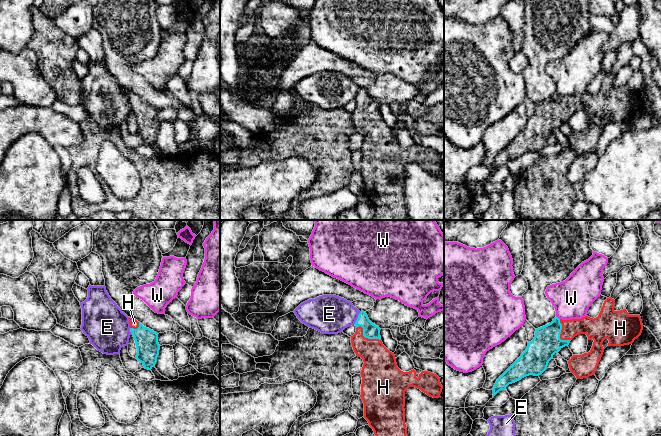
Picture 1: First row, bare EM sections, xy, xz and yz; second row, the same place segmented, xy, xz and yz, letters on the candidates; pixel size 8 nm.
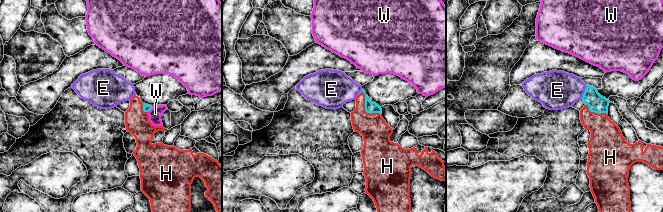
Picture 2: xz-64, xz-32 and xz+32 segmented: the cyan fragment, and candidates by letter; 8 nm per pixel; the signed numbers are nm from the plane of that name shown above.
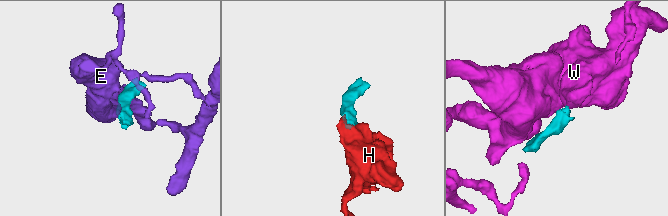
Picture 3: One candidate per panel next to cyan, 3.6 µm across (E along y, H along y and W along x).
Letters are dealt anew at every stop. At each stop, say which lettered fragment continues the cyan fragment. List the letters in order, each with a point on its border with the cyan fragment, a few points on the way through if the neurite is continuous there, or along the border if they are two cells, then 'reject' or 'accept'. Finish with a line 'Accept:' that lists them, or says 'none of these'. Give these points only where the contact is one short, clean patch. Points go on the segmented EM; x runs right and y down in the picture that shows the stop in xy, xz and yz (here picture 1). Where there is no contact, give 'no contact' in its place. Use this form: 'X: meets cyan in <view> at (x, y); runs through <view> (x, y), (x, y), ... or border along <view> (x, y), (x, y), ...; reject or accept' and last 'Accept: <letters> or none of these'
E: meets cyan in xz at (357, 318); reject
H: meets cyan in xz at (365, 337); runs through xz (371, 331), (365, 337), (366, 343), (380, 364); accept
W: meets cyan in yz at (558, 318); border along yz (556, 316), (559, 319); reject
Accept: H

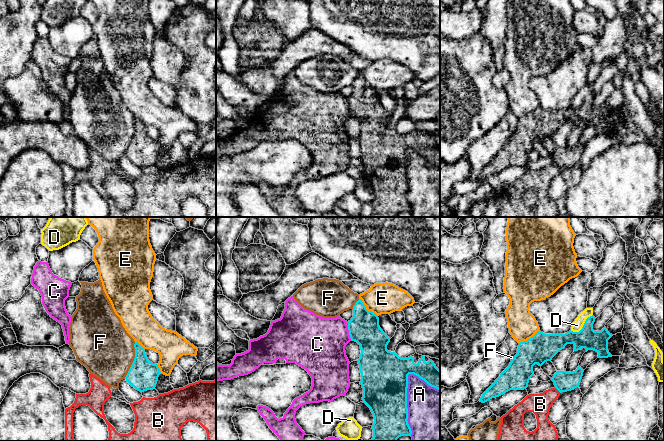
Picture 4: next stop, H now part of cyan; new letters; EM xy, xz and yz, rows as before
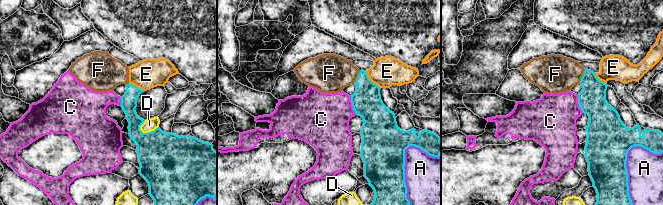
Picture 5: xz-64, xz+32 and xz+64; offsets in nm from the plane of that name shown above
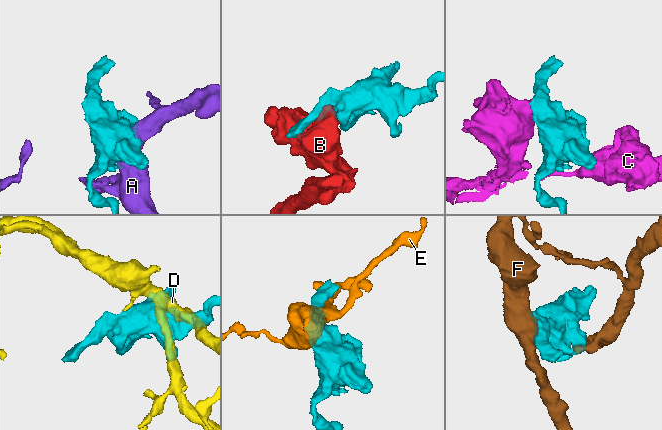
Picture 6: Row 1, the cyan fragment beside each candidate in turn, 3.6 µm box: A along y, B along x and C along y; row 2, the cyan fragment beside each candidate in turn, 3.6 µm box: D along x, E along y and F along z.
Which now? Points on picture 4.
A: meets cyan in xz at (406, 403); reject
B: meets cyan in yz at (557, 389); border along yz (554, 387), (560, 392); reject
C: meets cyan in xz at (349, 331); border along xz (347, 322), (351, 339); reject
D: meets cyan in yz at (583, 326); border along yz (592, 314), (578, 331), (570, 330); reject
E: meets cyan in xz at (365, 308); reject
F: meets cyan in xy at (134, 360); reject
Accept: none of these

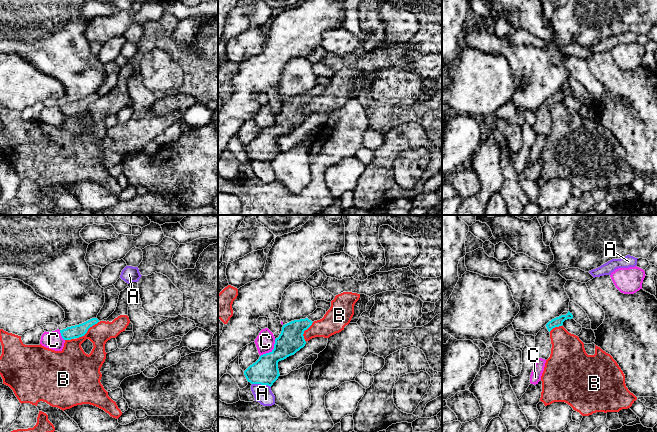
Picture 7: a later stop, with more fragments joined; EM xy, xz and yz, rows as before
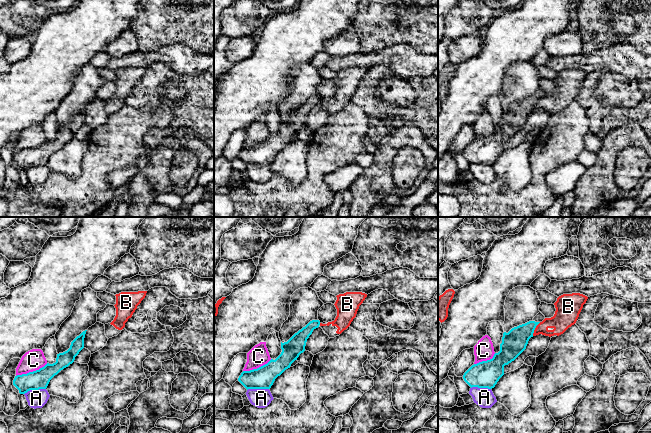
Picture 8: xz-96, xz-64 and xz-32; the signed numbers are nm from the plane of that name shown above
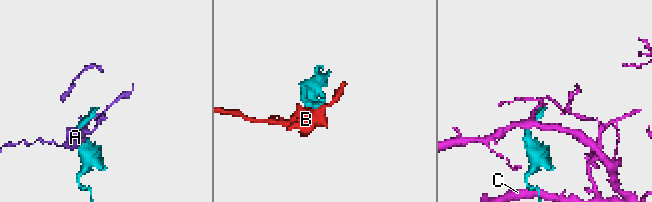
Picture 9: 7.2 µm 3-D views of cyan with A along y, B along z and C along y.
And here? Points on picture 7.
A: meets cyan in xz at (261, 384); reject
B: meets cyan in xy at (87, 330); reject
C: meets cyan in xz at (272, 350); reject
Accept: none of these

